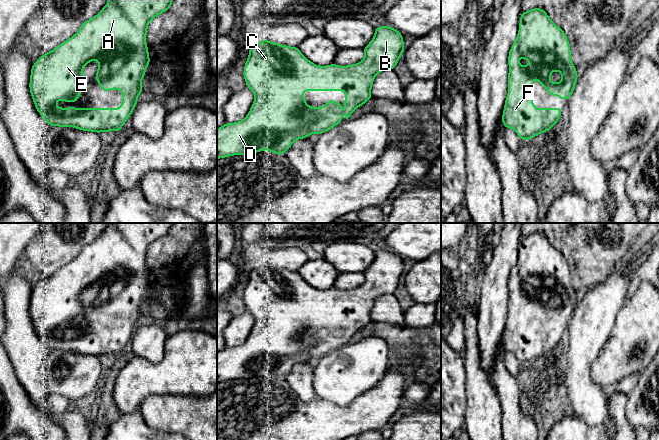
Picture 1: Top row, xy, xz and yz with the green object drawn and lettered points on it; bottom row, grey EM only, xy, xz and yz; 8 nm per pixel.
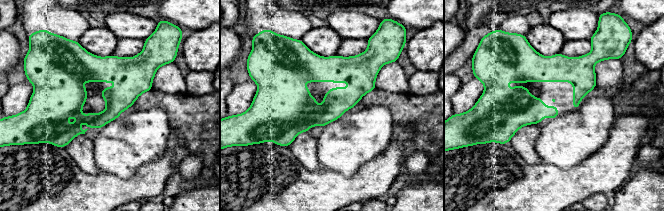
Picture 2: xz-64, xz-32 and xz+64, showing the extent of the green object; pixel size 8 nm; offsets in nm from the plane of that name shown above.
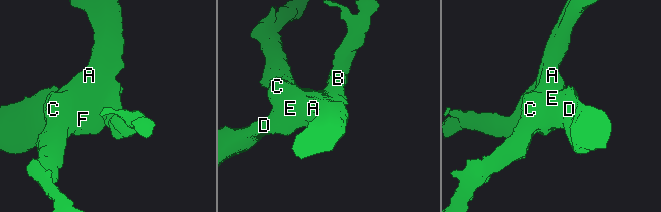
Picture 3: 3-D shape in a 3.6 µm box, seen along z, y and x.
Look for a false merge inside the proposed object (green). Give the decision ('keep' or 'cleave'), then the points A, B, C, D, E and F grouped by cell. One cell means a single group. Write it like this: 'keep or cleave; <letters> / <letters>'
keep; A B C D E F

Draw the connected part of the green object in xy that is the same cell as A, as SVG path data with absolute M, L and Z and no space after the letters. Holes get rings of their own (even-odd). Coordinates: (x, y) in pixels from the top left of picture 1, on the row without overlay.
M109 223L104 232L93 242L85 245L79 255L58 269L52 275L43 278L32 290L30 300L30 316L37 335L51 350L75 351L83 355L96 357L107 355L119 355L131 340L137 322L143 316L141 305L144 302L150 282L146 269L146 258L149 246L156 240L167 235L174 223ZM92 284L98 284L98 297L94 300L105 317L111 313L122 315L121 332L57 332L56 325L77 326L81 318L81 310L85 304L83 291Z

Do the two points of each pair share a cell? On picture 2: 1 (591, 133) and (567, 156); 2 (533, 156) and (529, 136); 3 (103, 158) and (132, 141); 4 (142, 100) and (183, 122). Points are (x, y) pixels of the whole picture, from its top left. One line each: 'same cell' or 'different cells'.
1: same cell
2: same cell
3: same cell
4: same cell

